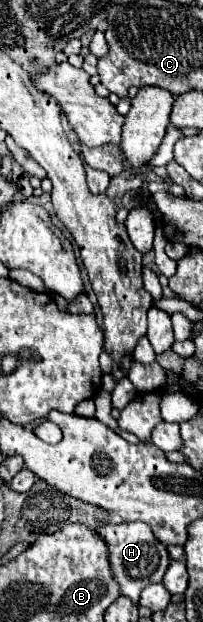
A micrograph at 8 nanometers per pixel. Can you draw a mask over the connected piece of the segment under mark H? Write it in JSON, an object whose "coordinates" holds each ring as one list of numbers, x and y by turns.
{"coordinates":[[130,522,130,524,108,524,98,530,98,534,106,540,108,552,110,552,110,570,114,576,114,582,120,586,120,594,128,596,134,604,138,604,138,596,144,586,160,582,164,578,164,572,170,564,170,556,166,552,166,546,158,542,144,522]]}

